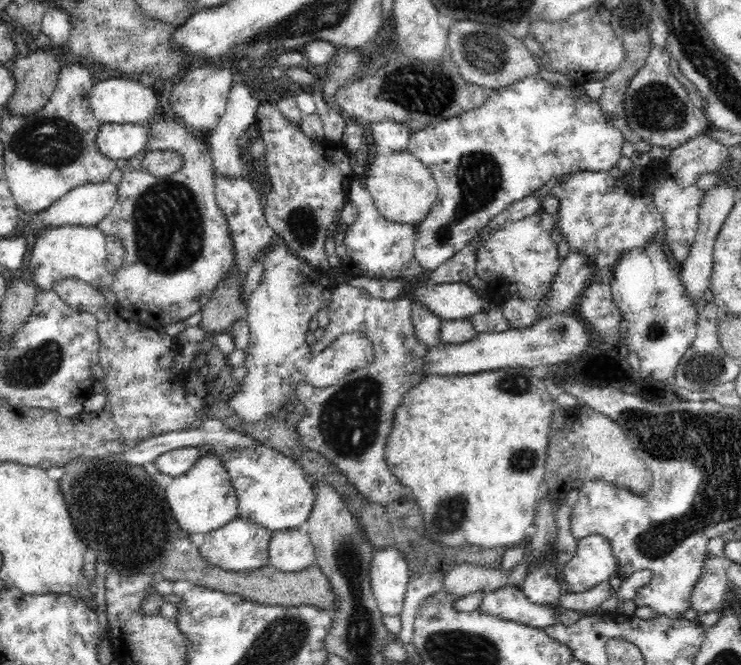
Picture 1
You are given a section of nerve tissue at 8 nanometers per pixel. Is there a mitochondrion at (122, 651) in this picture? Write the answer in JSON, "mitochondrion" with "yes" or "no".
{"mitochondrion":"no"}

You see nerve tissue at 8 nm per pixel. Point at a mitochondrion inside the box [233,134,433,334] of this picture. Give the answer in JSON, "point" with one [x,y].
{"point":[304,225]}

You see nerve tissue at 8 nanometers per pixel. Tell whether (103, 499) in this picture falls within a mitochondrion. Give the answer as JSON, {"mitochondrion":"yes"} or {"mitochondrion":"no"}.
{"mitochondrion":"yes"}

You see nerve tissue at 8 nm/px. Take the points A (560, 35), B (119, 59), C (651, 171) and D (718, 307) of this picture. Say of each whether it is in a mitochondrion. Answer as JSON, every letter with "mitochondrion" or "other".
{"A":"other","B":"other","C":"other","D":"other"}

